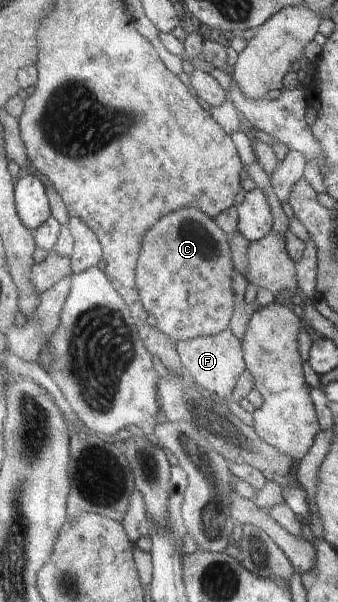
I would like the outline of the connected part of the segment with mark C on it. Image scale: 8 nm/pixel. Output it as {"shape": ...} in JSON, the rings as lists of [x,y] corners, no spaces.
{"shape":[[[181,209],[163,217],[145,237],[145,253],[141,253],[141,265],[137,265],[136,281],[146,310],[156,318],[157,327],[175,342],[214,336],[230,327],[236,311],[235,274],[229,234],[209,214]]]}

